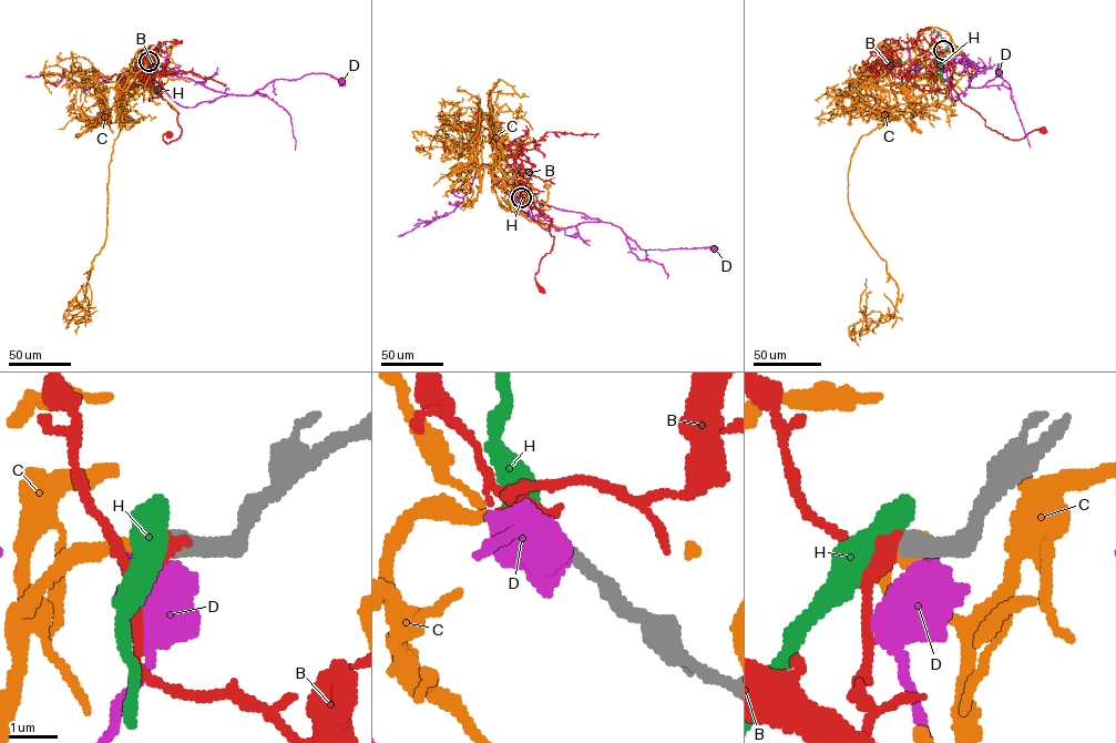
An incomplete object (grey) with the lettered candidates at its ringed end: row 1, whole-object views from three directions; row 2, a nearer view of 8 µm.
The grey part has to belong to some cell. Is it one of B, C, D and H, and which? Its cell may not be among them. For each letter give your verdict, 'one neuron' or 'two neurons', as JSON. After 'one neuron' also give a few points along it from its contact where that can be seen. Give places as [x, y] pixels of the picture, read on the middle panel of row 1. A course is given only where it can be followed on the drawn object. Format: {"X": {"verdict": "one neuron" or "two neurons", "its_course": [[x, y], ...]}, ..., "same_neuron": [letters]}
{"B": {"verdict": "two neurons"}, "C": {"verdict": "one neuron", "its_course": [[521, 197], [492, 181], [500, 155], [481, 110], [479, 130], [460, 155], [461, 132], [440, 128], [454, 131]]}, "D": {"verdict": "two neurons"}, "H": {"verdict": "two neurons"}, "same_neuron": ["C"]}

